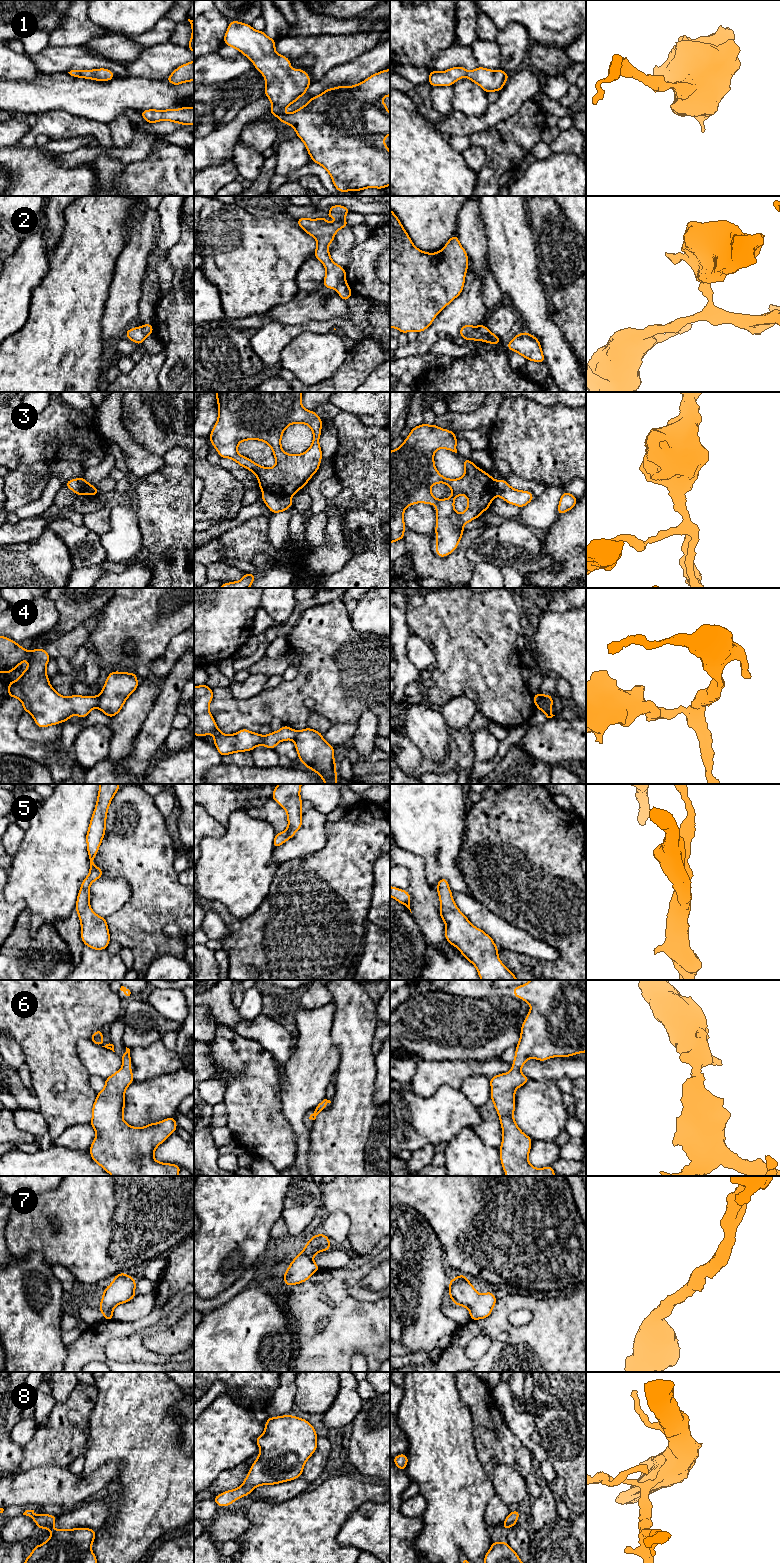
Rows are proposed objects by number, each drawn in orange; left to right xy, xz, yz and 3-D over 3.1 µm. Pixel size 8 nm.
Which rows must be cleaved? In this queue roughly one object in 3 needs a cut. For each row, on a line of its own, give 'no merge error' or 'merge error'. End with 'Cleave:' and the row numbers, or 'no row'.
1: no merge error
2: merge error
3: merge error
4: merge error
5: no merge error
6: no merge error
7: no merge error
8: no merge error
Cleave: 2, 3, 4

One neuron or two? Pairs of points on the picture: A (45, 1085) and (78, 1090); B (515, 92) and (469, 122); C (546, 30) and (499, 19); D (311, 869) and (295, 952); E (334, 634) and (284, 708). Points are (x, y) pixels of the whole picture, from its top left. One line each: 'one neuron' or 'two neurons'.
A: one neuron
B: one neuron
C: one neuron
D: one neuron
E: one neuron

